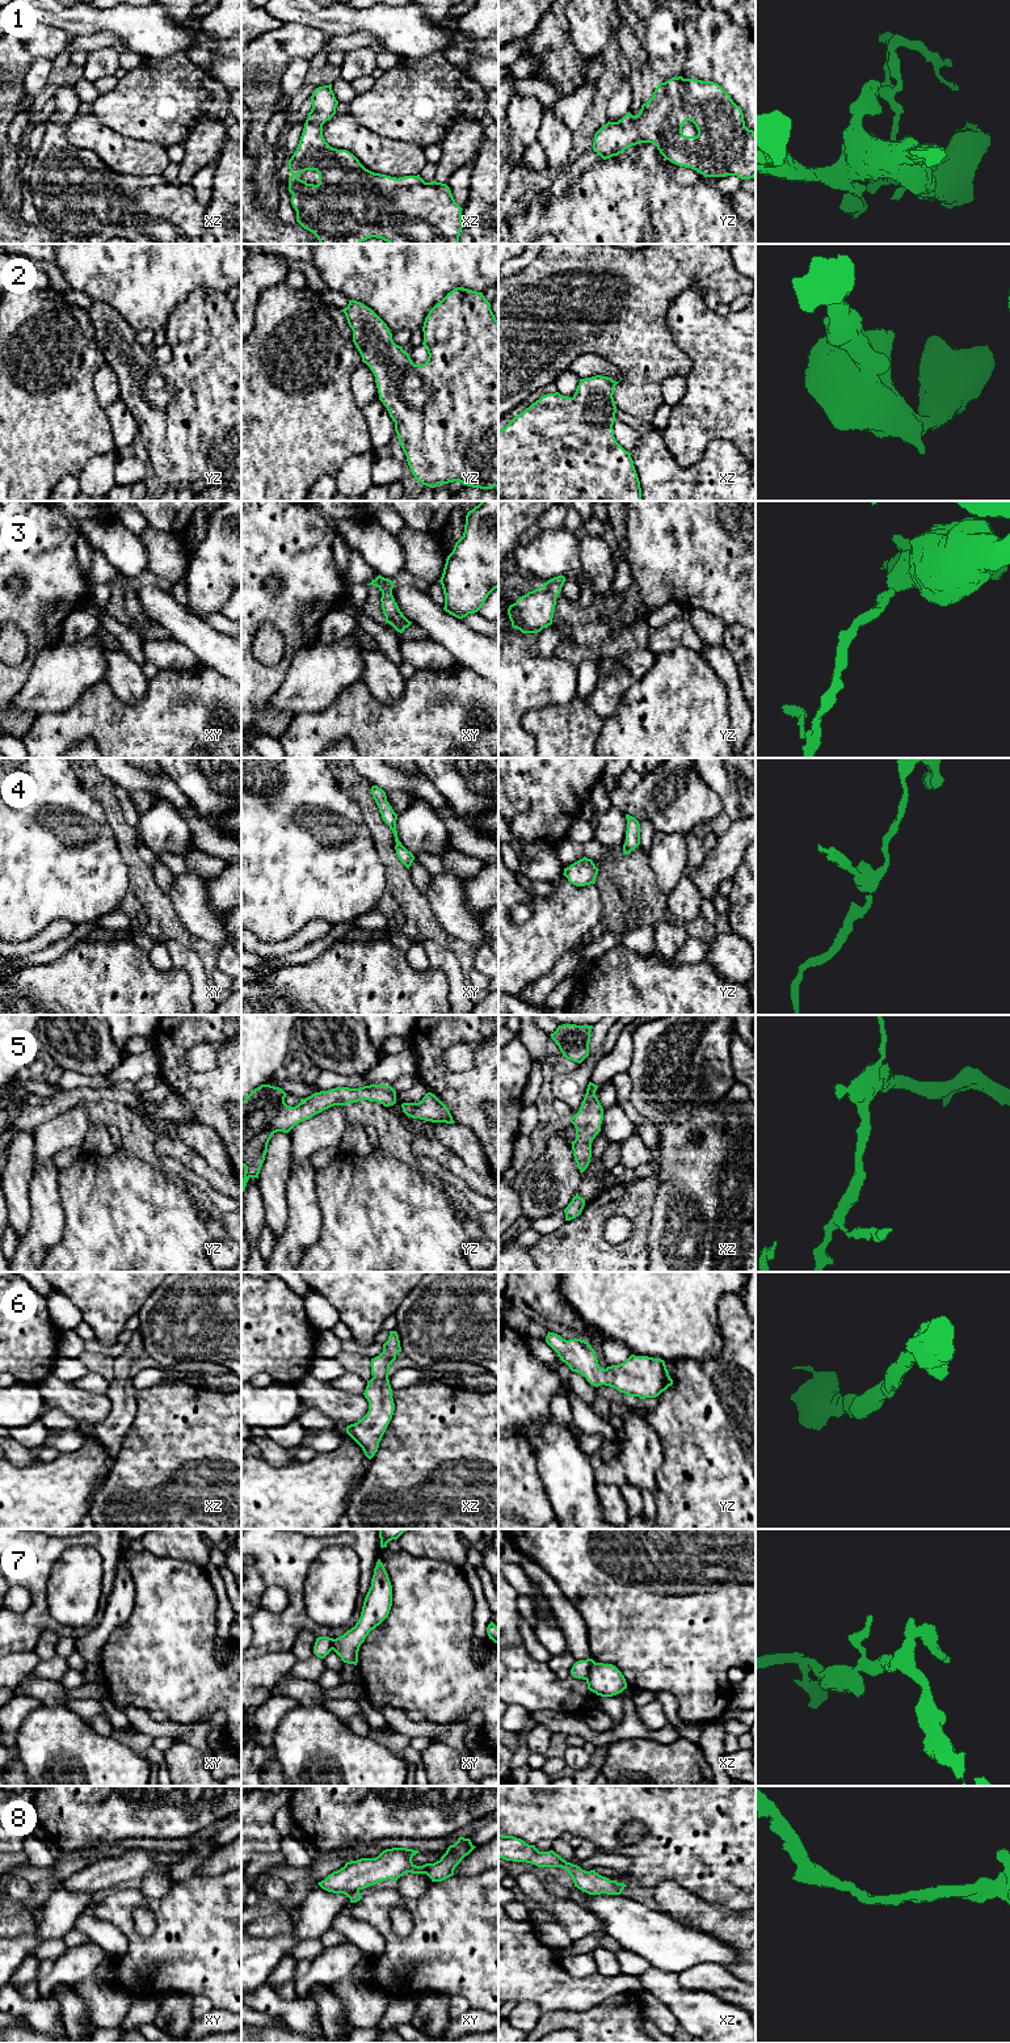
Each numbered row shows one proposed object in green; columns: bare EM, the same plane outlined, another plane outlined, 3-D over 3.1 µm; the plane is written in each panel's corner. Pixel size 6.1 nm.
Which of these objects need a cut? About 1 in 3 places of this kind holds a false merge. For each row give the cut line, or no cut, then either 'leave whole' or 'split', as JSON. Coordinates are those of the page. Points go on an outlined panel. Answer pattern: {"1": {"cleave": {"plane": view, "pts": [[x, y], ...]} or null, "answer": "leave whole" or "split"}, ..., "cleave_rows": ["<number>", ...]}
{"1": {"cleave": null, "answer": "leave whole"}, "2": {"cleave": null, "answer": "leave whole"}, "3": {"cleave": null, "answer": "leave whole"}, "4": {"cleave": null, "answer": "leave whole"}, "5": {"cleave": null, "answer": "leave whole"}, "6": {"cleave": null, "answer": "leave whole"}, "7": {"cleave": {"plane": "xz", "pts": [[594, 1662], [585, 1679]]}, "answer": "split"}, "8": {"cleave": null, "answer": "leave whole"}, "cleave_rows": ["7"]}

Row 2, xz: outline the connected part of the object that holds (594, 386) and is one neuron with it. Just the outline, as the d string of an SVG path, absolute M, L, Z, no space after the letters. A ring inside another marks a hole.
M601 375L580 379L572 397L559 392L547 393L501 429L498 501L641 501L640 481L631 454L614 437L613 425L618 409L613 395L619 382Z

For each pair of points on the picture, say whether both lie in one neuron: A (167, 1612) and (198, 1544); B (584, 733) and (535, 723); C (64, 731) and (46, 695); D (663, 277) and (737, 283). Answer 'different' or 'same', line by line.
A: different
B: same
C: different
D: same

